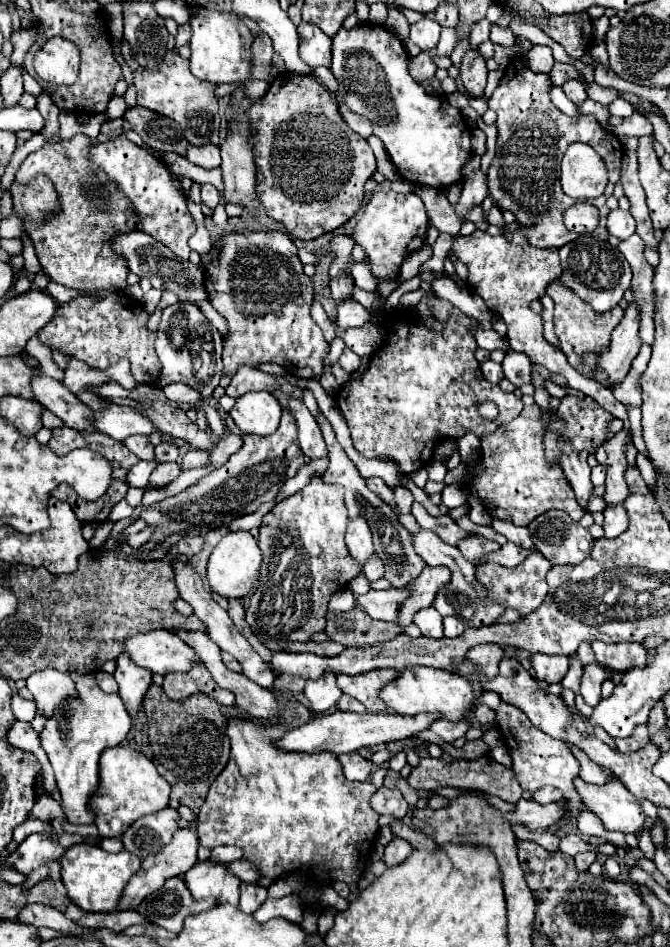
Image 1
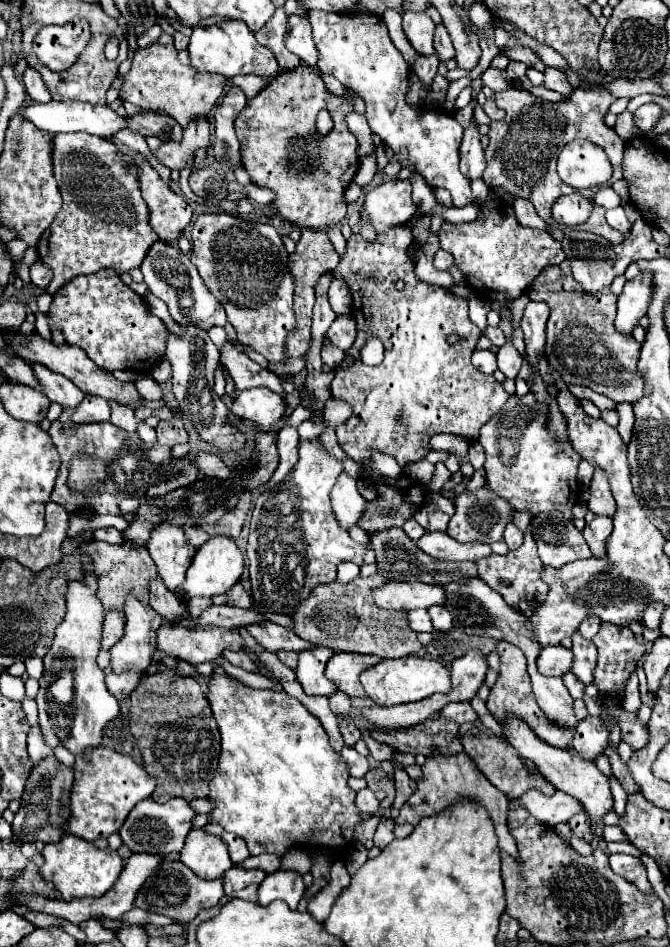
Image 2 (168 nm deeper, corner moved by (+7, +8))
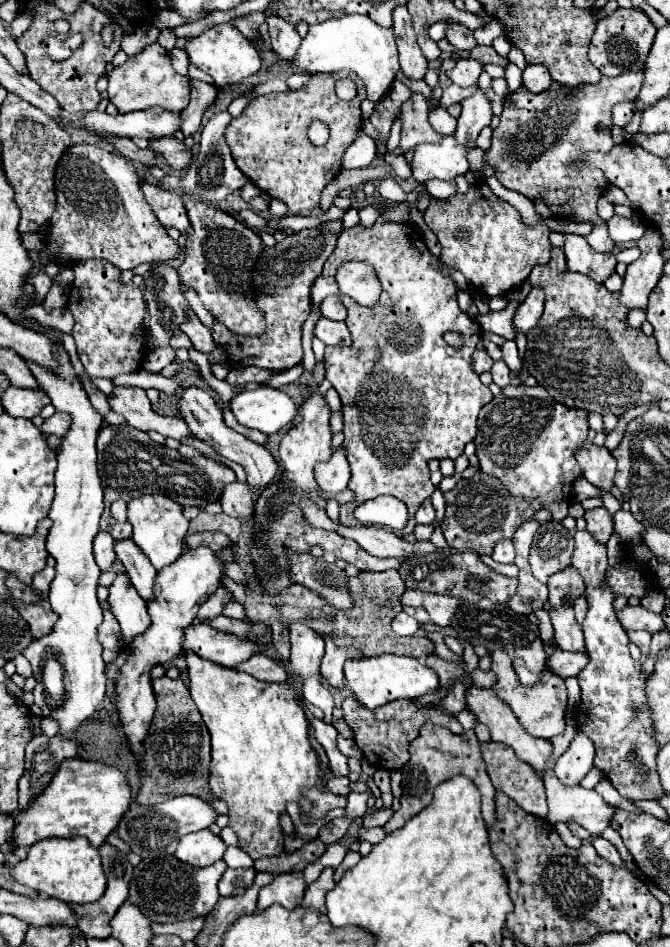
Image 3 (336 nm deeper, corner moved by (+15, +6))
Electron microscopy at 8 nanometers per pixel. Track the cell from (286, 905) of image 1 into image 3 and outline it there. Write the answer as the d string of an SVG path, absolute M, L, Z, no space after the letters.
M296 871L294 873L280 873L280 875L276 875L276 879L270 885L260 889L258 907L268 909L270 905L278 903L286 909L296 909L302 903L306 887L308 885L306 885L302 873L296 873Z

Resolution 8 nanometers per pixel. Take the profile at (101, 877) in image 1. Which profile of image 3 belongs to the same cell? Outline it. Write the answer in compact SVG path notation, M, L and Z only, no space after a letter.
M84 837L70 839L42 839L28 849L28 857L12 869L12 877L32 887L38 893L60 899L64 903L94 903L106 889L106 875L98 849L94 849Z

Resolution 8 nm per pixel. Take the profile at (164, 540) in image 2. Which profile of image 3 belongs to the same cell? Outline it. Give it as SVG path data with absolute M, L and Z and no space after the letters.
M142 495L128 503L128 521L134 529L132 541L142 549L156 569L174 563L184 549L184 535L188 531L188 519L182 515L180 503L164 495Z

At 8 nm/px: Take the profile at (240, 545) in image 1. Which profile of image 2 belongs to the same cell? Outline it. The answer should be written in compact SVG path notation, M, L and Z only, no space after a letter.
M216 535L210 537L194 555L192 567L186 571L186 583L182 585L182 595L184 597L214 597L220 593L226 593L232 585L240 581L244 573L244 557L234 539L226 535Z

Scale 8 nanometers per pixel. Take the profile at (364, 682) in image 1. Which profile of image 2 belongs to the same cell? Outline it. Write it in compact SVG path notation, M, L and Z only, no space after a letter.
M334 653L326 665L326 677L350 697L366 697L366 691L360 685L360 673L380 661L382 659L376 659L376 655Z

